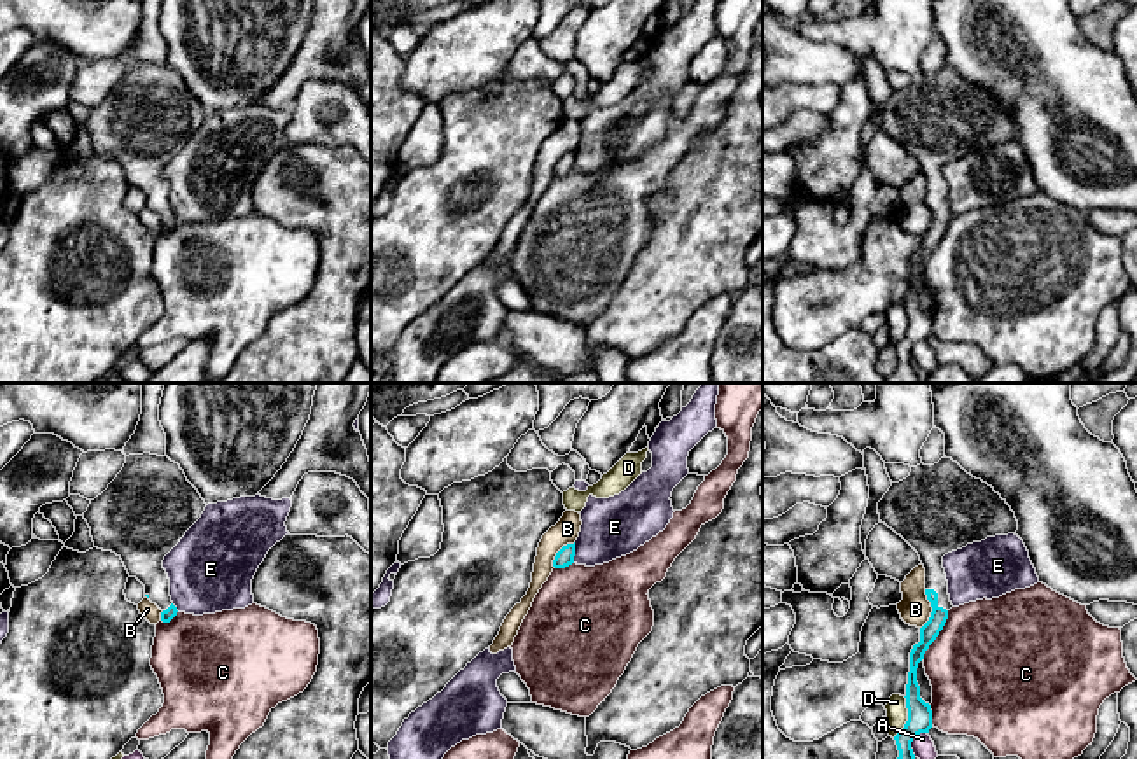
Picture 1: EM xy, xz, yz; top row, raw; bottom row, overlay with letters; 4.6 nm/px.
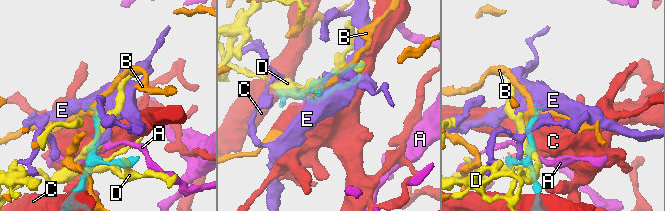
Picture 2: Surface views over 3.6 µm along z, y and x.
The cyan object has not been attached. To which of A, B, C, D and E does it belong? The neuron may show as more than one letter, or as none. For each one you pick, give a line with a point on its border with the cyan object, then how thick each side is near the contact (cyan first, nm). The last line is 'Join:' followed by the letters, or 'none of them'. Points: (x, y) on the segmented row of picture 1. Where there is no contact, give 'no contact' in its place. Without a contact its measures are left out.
Join: none of them

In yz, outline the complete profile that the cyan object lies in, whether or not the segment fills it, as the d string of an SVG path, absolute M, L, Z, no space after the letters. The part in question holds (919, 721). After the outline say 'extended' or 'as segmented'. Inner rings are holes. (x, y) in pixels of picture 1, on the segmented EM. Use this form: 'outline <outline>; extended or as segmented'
outline M946 456L934 465L911 467L906 479L892 483L878 502L878 514L882 523L918 553L925 568L925 595L932 607L929 621L920 628L920 642L910 652L904 696L908 721L894 736L897 759L915 759L913 738L932 728L932 710L920 698L917 668L953 607L943 556L987 537L1016 533L1018 521L992 486Z; extended

